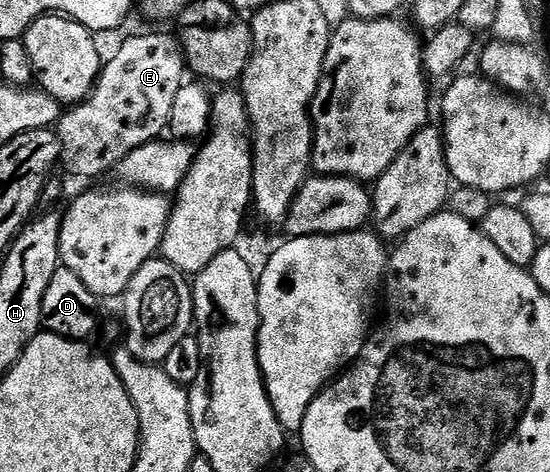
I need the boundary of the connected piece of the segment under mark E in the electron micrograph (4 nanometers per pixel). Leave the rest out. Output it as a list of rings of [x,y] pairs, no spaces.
[[[147,33],[145,35],[135,35],[133,37],[128,36],[127,38],[124,38],[121,50],[119,50],[116,58],[102,66],[102,71],[93,87],[92,92],[89,93],[89,96],[87,96],[84,101],[77,106],[72,106],[69,110],[66,110],[55,127],[55,132],[60,139],[59,163],[62,170],[65,169],[69,174],[81,179],[93,179],[105,174],[106,172],[112,172],[119,162],[129,155],[131,151],[148,142],[158,140],[166,132],[166,129],[169,126],[171,109],[174,107],[175,96],[178,94],[181,86],[185,83],[183,75],[186,76],[186,73],[187,66],[185,64],[184,53],[181,50],[181,43],[174,34]]]

